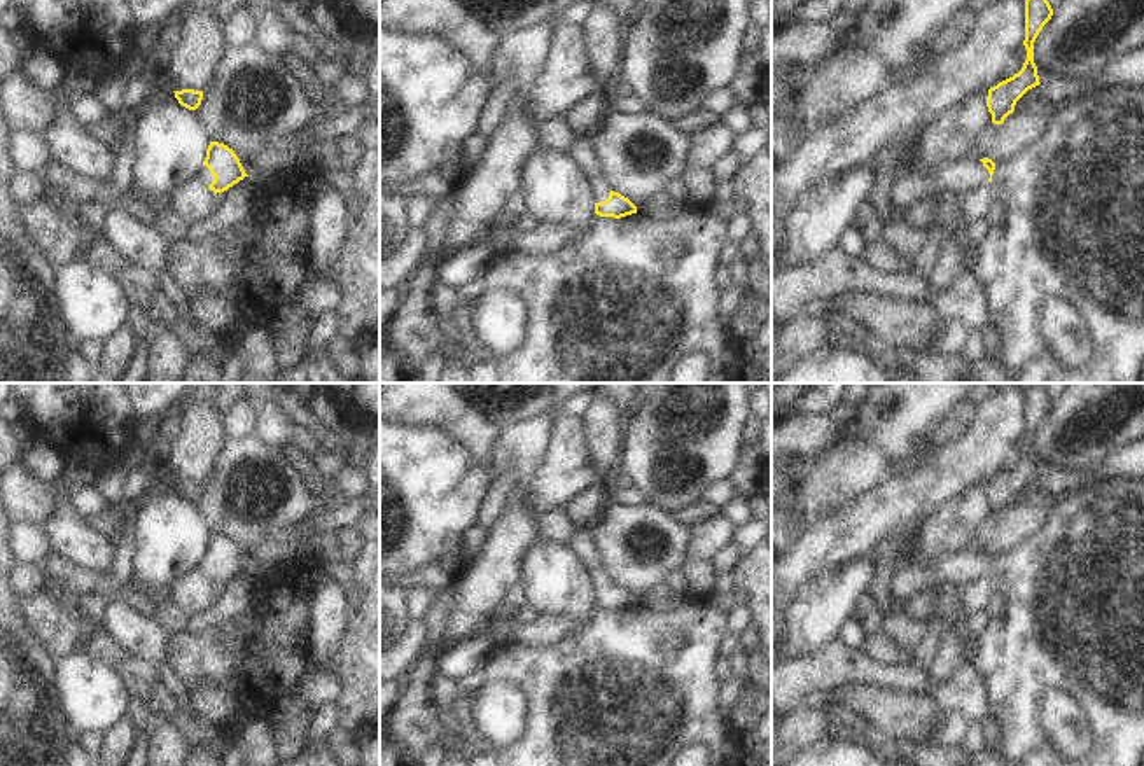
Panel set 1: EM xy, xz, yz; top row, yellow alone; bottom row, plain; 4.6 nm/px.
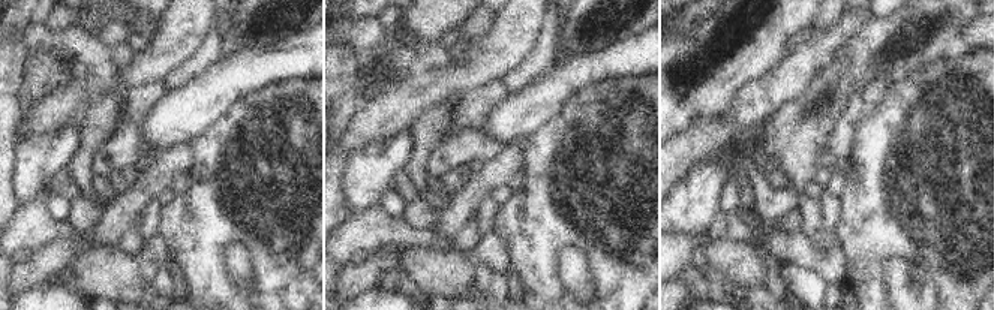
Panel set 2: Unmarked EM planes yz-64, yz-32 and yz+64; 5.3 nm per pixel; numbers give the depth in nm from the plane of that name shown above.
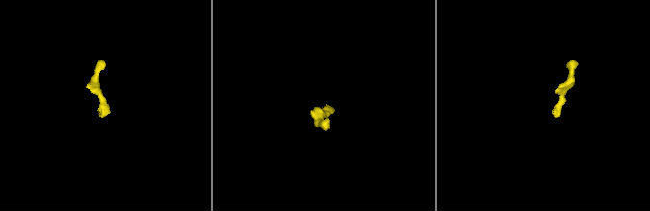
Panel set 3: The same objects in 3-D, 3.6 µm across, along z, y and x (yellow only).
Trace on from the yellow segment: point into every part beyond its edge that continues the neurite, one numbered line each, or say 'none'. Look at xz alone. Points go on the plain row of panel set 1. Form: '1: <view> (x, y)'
1: xz (581, 543).

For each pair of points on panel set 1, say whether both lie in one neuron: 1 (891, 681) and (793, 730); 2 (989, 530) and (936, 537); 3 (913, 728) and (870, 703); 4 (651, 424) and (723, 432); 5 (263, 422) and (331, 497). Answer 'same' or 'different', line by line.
1: different
2: different
3: same
4: same
5: different

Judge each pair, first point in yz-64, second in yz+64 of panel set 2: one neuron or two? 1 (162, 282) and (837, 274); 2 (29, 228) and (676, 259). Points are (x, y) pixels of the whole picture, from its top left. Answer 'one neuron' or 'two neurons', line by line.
1: two neurons
2: one neuron

